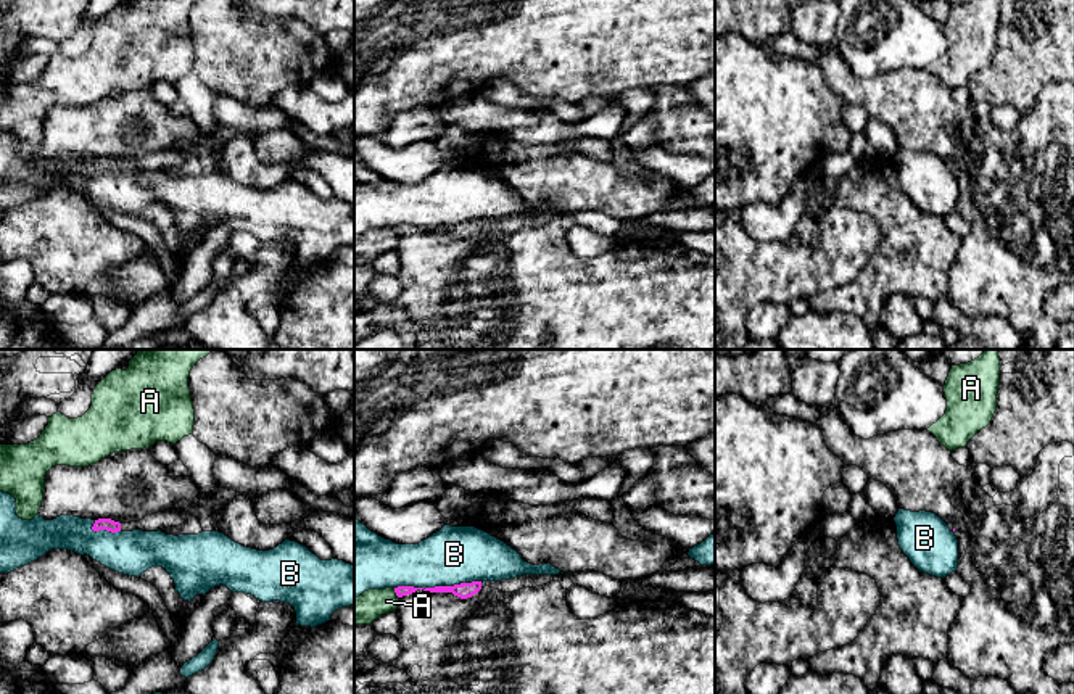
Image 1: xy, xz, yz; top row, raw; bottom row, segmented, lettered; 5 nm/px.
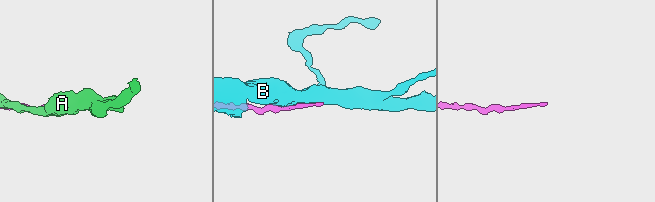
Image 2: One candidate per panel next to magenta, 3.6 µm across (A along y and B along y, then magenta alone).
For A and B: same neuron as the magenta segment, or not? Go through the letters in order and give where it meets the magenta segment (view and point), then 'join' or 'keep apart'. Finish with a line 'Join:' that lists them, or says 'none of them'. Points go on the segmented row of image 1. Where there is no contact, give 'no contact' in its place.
A: meets magenta in xz at (395, 591); keep apart
B: meets magenta in xz at (437, 586); keep apart
Join: none of them

